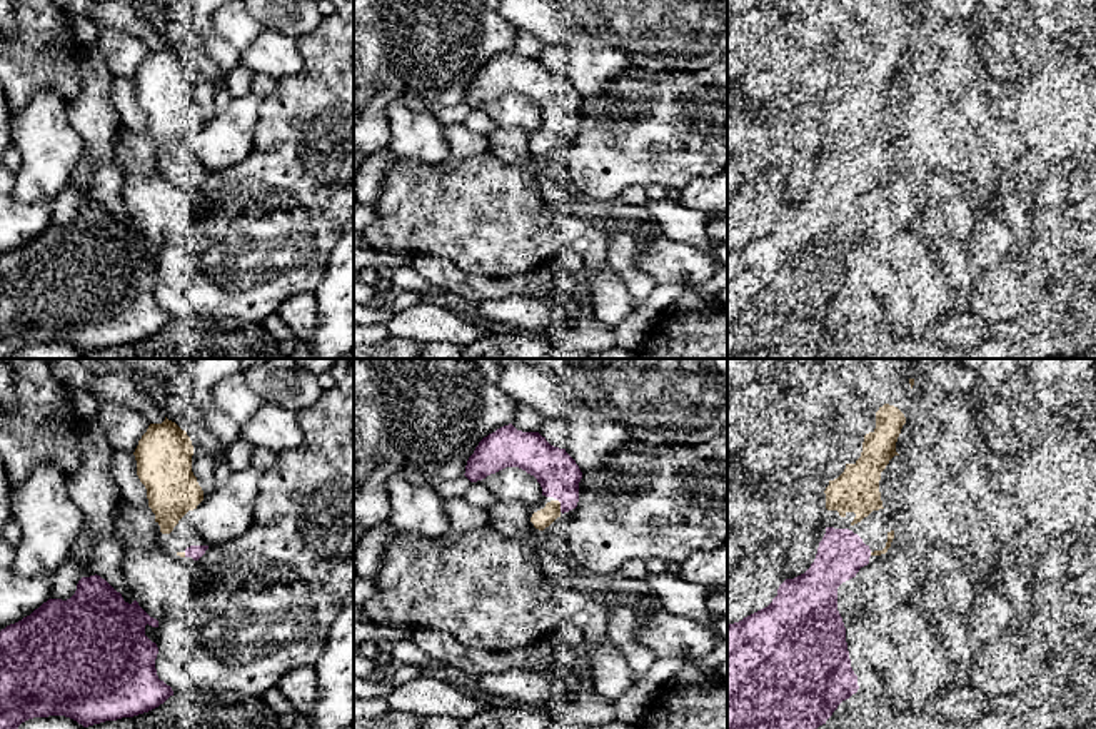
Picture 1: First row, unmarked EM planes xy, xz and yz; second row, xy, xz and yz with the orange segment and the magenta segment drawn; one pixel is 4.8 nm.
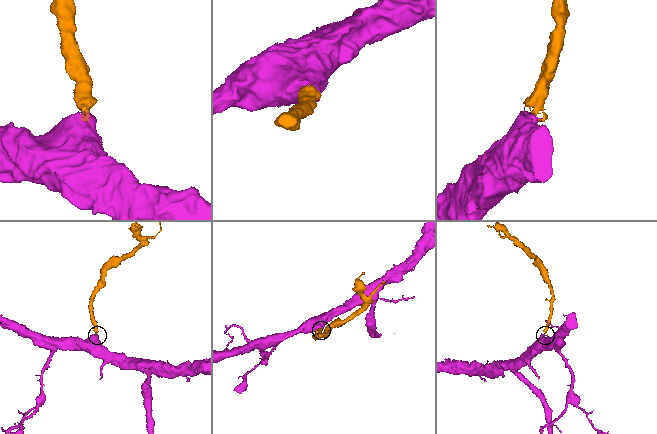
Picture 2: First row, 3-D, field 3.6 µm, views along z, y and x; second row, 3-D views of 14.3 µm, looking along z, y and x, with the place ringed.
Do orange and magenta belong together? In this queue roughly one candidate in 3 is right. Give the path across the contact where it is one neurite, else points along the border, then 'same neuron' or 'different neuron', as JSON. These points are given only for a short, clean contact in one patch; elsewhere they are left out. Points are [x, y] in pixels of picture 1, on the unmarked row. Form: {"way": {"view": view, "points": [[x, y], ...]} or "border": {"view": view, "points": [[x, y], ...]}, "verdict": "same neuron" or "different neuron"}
{"verdict": "same neuron"}

